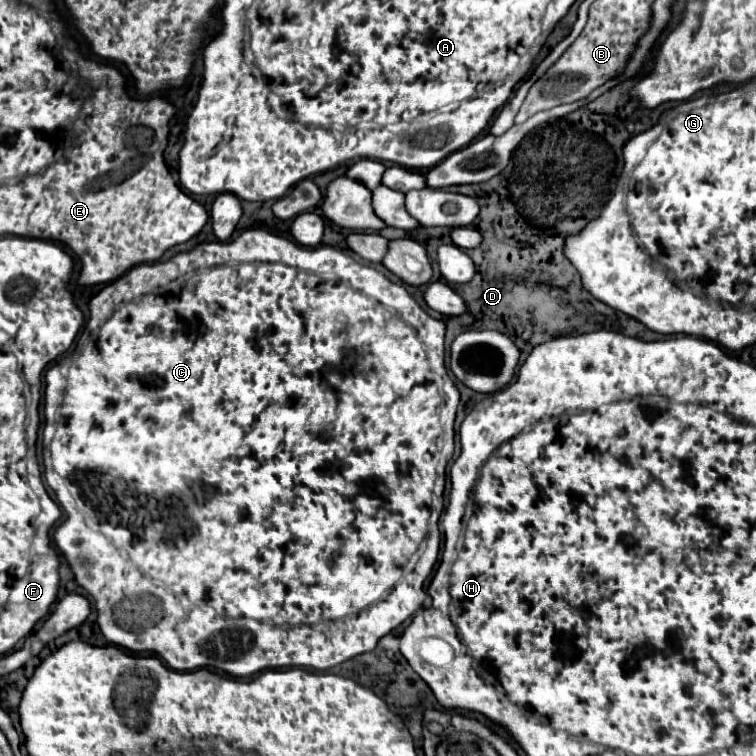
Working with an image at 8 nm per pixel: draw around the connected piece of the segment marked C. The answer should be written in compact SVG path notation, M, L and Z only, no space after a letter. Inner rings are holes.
M260 228L244 230L237 240L205 242L167 261L157 262L133 267L88 302L89 318L72 353L45 376L47 422L42 435L45 481L57 494L65 512L53 540L71 562L77 584L93 598L101 632L121 648L155 654L173 670L215 668L233 676L253 676L269 668L293 666L327 670L357 654L371 652L379 638L423 608L427 598L423 584L440 550L438 522L444 511L447 467L455 448L455 412L461 402L461 394L445 366L445 322L431 318L403 284L389 282L381 272L355 262L345 252L331 246L301 248ZM183 274L185 278L179 286L171 282ZM185 596L191 596L193 606L185 606Z

